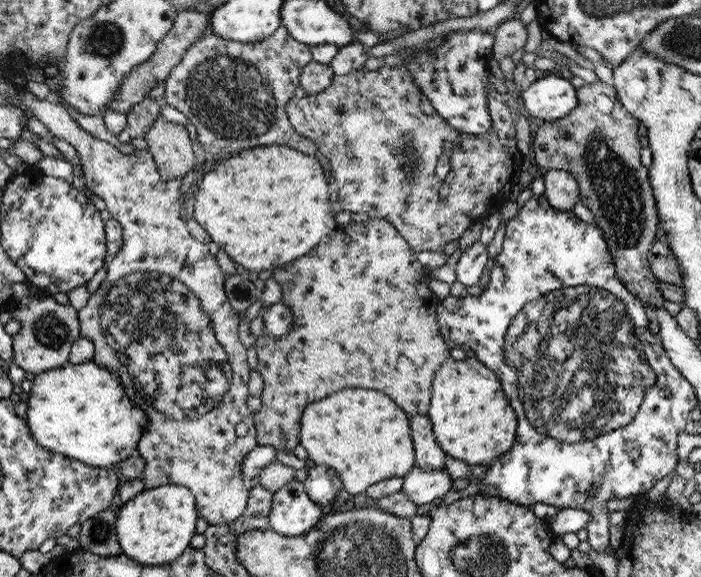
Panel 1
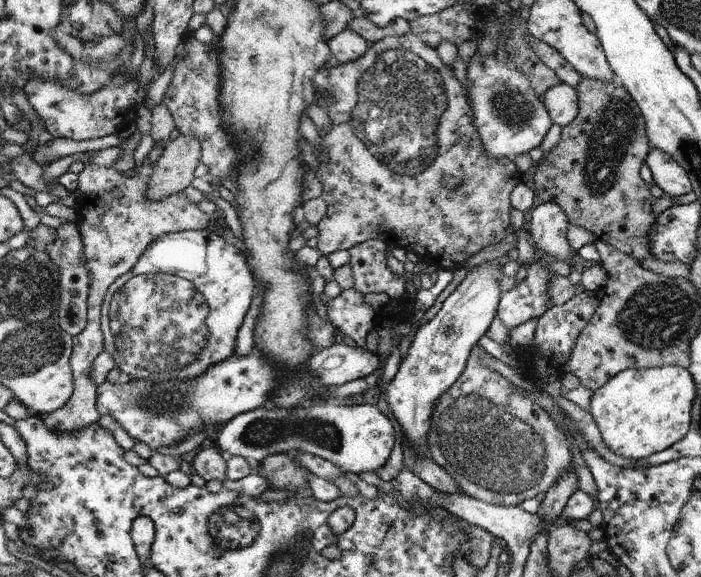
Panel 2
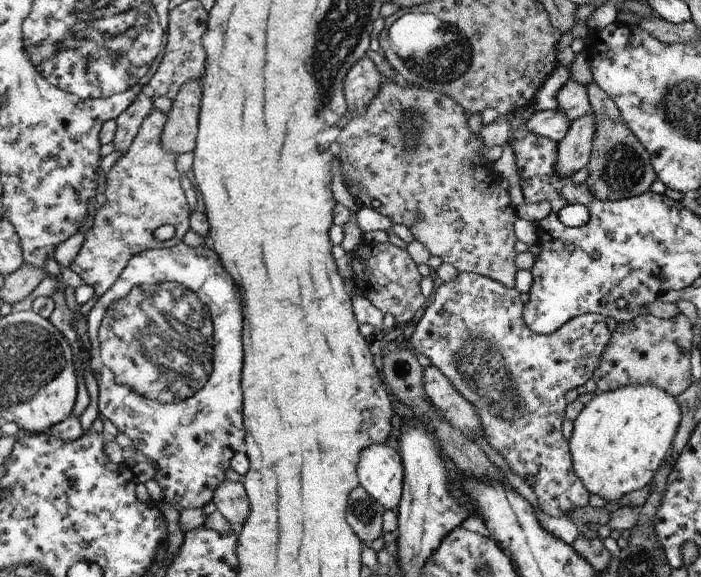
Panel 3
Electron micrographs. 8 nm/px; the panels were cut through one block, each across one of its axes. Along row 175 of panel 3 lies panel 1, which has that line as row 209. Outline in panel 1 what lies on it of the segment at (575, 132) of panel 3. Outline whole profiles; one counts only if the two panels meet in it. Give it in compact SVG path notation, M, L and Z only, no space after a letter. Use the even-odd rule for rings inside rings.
M549 170L544 174L541 193L558 210L572 210L581 199L578 182L566 170Z

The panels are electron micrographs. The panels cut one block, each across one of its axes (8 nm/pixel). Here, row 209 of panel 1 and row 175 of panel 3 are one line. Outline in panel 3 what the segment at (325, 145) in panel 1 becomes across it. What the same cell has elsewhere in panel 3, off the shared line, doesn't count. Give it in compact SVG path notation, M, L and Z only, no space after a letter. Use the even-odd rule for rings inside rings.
M384 81L382 83L382 86L380 86L380 92L376 94L376 98L372 98L372 102L368 104L368 108L366 108L366 112L364 114L359 115L352 115L350 121L347 123L342 123L340 125L340 134L338 134L337 139L335 140L340 144L340 158L342 170L344 170L344 176L343 176L343 182L346 182L345 186L348 186L347 190L352 194L353 199L355 200L356 204L359 207L368 207L371 209L376 210L376 212L379 212L382 214L382 216L386 216L386 218L390 218L393 223L396 224L405 224L409 229L410 232L412 232L412 235L418 242L422 242L426 248L430 251L431 256L438 256L438 258L442 258L444 263L450 263L452 266L456 267L456 270L458 270L459 273L467 272L467 273L476 273L481 274L482 276L487 276L488 278L492 278L492 280L497 280L500 282L500 284L504 284L506 288L514 289L514 279L516 278L515 274L518 272L518 269L516 268L516 264L514 264L514 258L516 258L516 250L514 250L514 244L516 244L517 236L515 235L514 230L514 223L516 222L516 219L518 218L516 215L516 207L512 206L512 200L510 200L510 196L508 195L507 190L504 190L502 188L502 182L503 179L499 173L494 171L493 169L493 162L486 160L480 156L480 152L482 152L482 148L484 147L482 138L479 136L476 136L476 134L472 134L472 130L468 128L468 119L469 114L458 104L454 99L448 98L448 96L444 96L441 92L428 90L424 87L419 87L416 85L410 85L408 84L406 87L399 86L398 84L395 84L394 82Z

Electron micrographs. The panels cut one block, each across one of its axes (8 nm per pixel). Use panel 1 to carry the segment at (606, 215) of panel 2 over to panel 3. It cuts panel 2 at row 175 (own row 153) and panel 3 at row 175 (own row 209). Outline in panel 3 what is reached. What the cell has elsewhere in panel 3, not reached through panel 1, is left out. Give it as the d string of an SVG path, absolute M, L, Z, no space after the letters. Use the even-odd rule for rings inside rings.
M606 114L595 115L596 134L592 141L588 179L585 181L594 198L619 201L650 191L657 180L651 158L642 143L632 134L624 122L614 122Z

